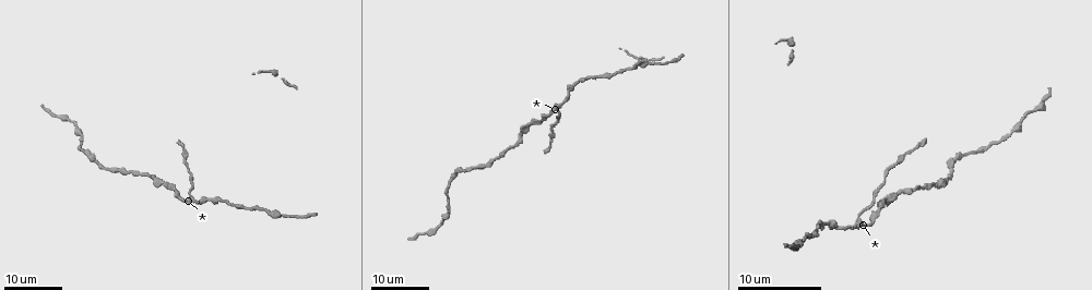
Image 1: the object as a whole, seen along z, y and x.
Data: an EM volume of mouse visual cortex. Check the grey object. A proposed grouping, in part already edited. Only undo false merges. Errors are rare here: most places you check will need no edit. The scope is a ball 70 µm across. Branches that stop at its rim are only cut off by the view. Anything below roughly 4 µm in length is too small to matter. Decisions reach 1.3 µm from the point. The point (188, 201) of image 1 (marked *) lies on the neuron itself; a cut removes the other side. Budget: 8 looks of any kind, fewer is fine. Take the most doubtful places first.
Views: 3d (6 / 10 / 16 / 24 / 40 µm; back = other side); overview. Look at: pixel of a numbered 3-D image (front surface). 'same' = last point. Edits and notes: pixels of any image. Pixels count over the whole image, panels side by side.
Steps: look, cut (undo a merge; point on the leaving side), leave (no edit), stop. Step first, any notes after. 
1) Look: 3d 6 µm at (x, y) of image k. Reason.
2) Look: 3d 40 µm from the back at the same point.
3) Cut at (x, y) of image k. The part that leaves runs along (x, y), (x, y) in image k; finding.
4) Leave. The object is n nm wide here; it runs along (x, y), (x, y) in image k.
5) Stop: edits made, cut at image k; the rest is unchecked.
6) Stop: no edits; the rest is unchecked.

Look: 3d 16 µm at (632, 66) of image 1. Thick turns thin.

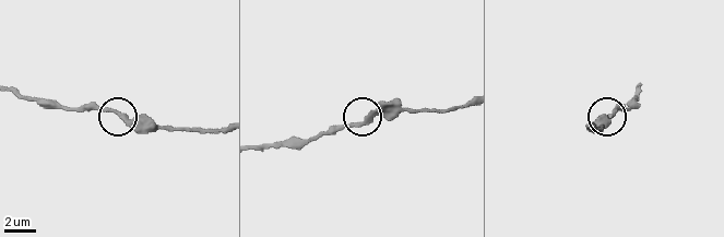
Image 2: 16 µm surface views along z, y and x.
Look: 3d 10 µm at (364, 122) of image 2.

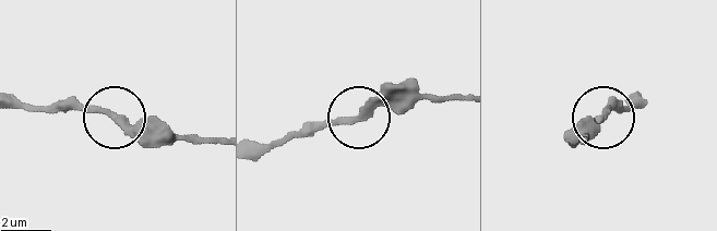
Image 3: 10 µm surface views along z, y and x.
Leave. It runs along (13, 94), (32, 105), (70, 105), (168, 130) in image 3; all the same neuron.

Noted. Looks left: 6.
Look: 3d 16 µm at (54, 114) of image 1. Narrows sharply.

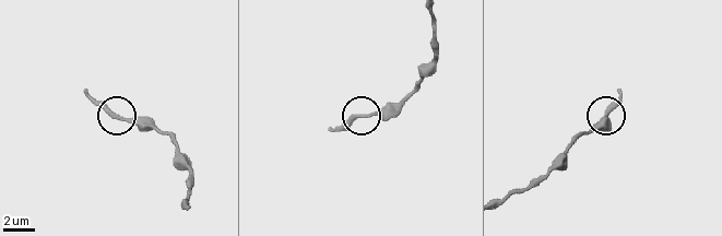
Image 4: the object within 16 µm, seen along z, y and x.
Look: 3d 10 µm at (122, 119) of image 4.

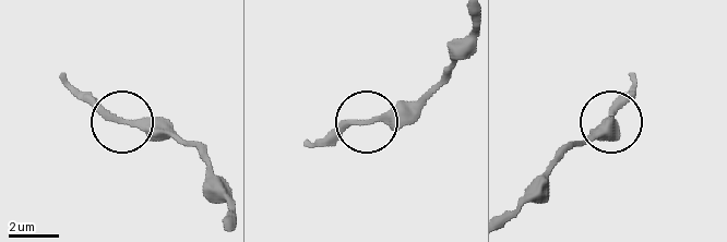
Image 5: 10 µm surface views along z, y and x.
Leave. The object is 250 nm wide here; it runs along (225, 188), (198, 149), (110, 121), (62, 76) in image 5; one neuron here.

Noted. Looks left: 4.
Look: 3d 16 µm at (901, 193) of image 1. Sudden change in width.

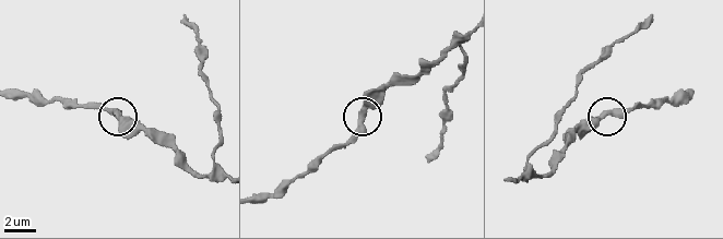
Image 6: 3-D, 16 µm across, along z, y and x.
Look: 3d 6 µm at (118, 113) of image 6.

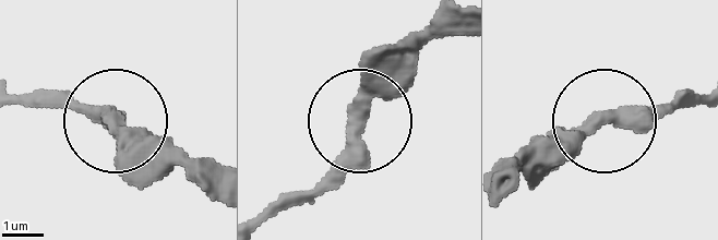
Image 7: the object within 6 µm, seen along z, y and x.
Leave. The object is 390 nm wide here; it runs along (215, 182), (111, 119), (52, 109) in image 7; all the same neuron.

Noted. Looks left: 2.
Look: 3d 24 µm at (578, 82) of image 1. A narrow waist.

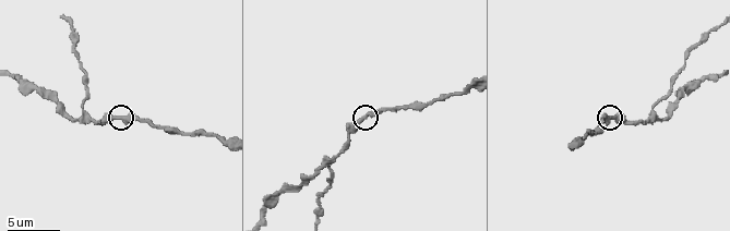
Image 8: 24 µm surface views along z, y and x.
Look: 3d 6 µm at (118, 118) of image 8. Zoom in.

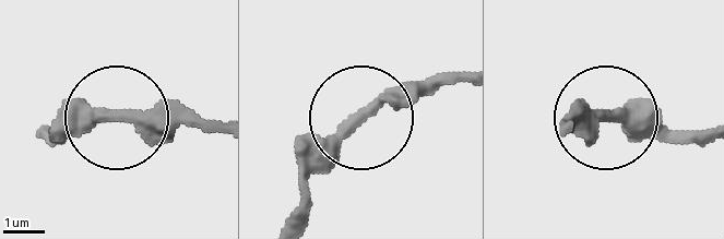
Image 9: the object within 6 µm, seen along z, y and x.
Leave. It runs along (710, 133), (637, 133), (602, 112), (564, 123) in image 9; continuous, no second neuron.

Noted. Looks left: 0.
Stop: no edits; the rest is unchecked.

